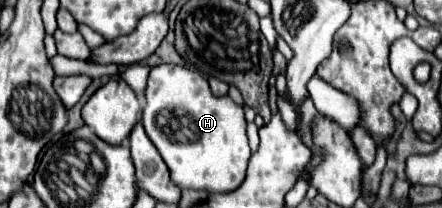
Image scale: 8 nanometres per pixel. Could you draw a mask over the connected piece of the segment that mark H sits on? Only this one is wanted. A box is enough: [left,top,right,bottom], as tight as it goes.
[142,64,250,192]

